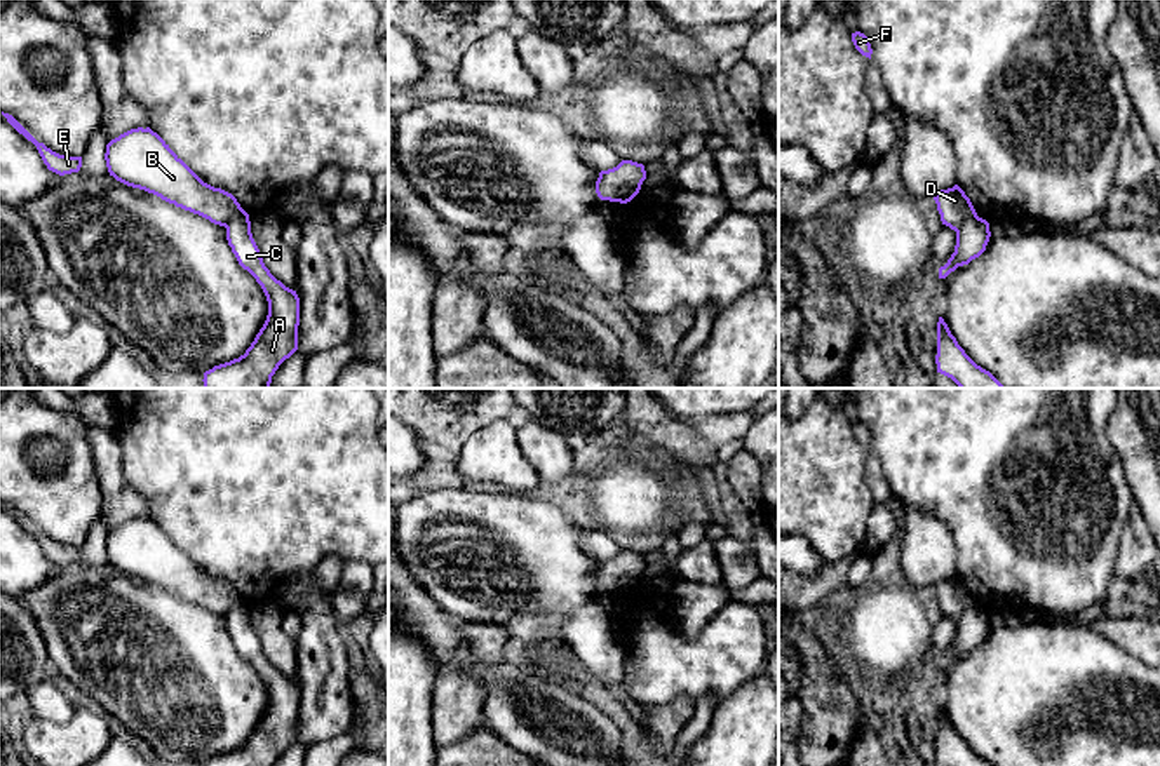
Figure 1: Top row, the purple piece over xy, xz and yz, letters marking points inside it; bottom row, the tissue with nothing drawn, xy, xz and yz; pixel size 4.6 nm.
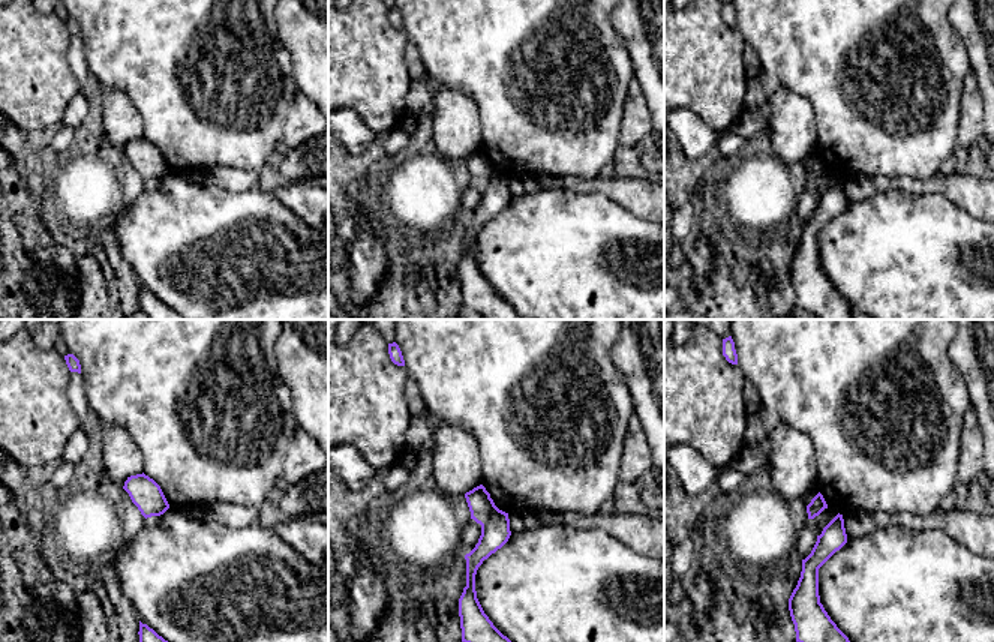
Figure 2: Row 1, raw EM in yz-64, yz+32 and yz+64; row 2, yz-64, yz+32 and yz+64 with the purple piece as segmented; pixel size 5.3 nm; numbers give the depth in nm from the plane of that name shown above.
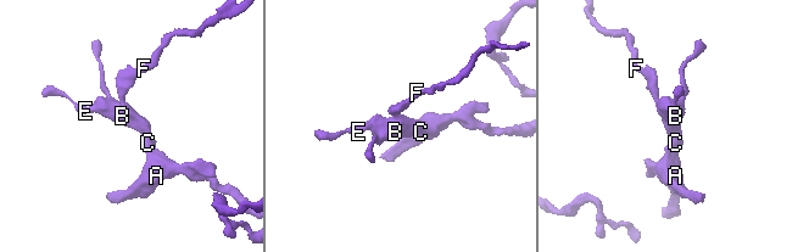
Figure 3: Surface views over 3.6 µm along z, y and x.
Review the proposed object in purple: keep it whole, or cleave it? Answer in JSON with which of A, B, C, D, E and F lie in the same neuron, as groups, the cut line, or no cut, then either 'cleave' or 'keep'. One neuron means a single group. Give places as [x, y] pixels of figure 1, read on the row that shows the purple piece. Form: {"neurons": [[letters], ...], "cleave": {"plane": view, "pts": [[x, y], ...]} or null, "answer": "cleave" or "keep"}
{"neurons": [["A", "C"], ["B", "D", "E", "F"]], "cleave": {"plane": "xz", "pts": [[638, 188], [627, 188], [619, 201]]}, "answer": "cleave"}

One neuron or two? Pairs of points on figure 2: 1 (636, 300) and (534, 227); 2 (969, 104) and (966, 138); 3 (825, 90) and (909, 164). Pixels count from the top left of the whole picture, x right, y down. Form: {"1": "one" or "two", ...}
{"1": "one", "2": "one", "3": "one"}

